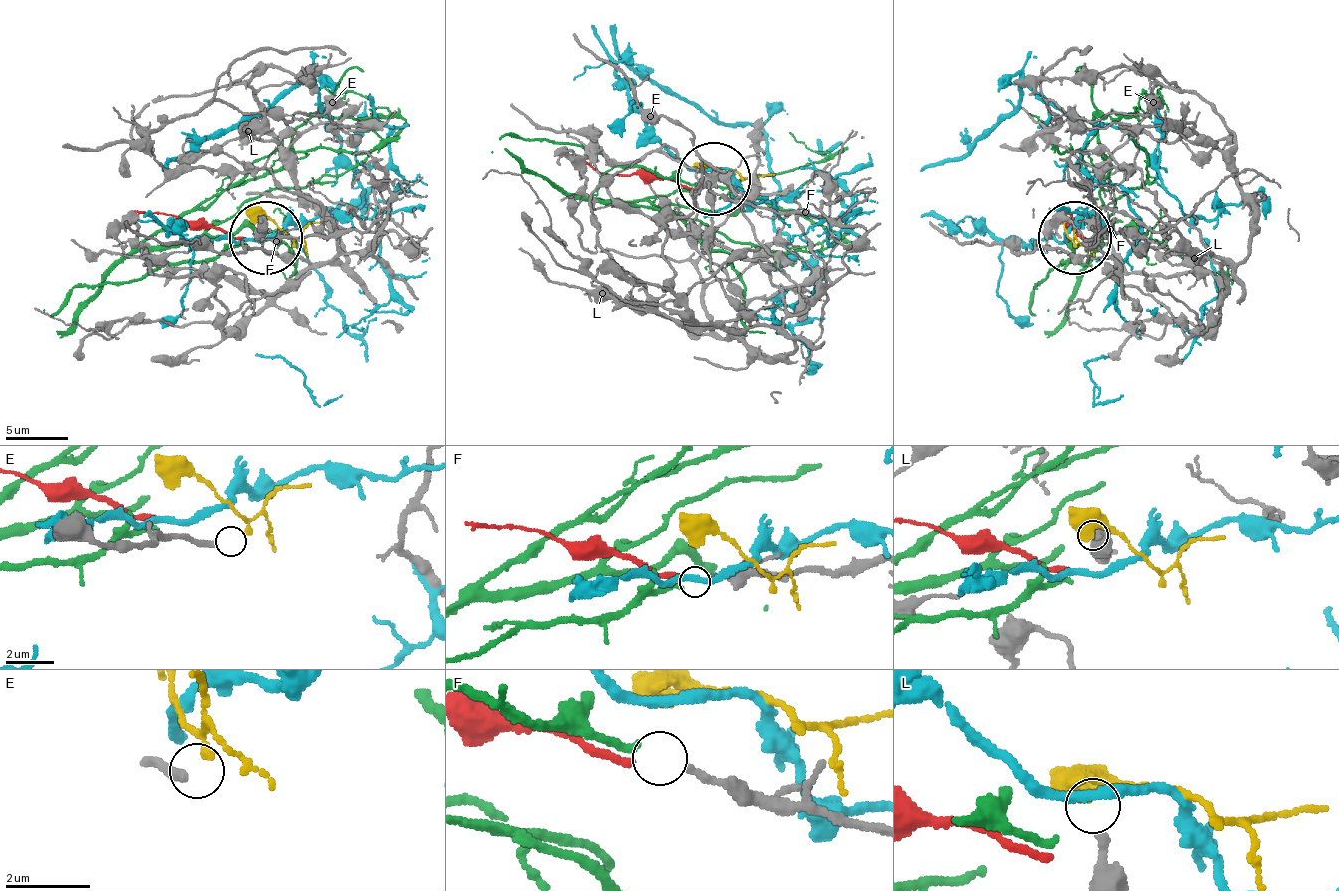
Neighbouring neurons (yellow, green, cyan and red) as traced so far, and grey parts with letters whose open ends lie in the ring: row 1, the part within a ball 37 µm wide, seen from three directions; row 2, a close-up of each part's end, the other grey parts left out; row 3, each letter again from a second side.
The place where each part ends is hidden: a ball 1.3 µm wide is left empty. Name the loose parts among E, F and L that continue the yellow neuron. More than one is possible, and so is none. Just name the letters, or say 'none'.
L

